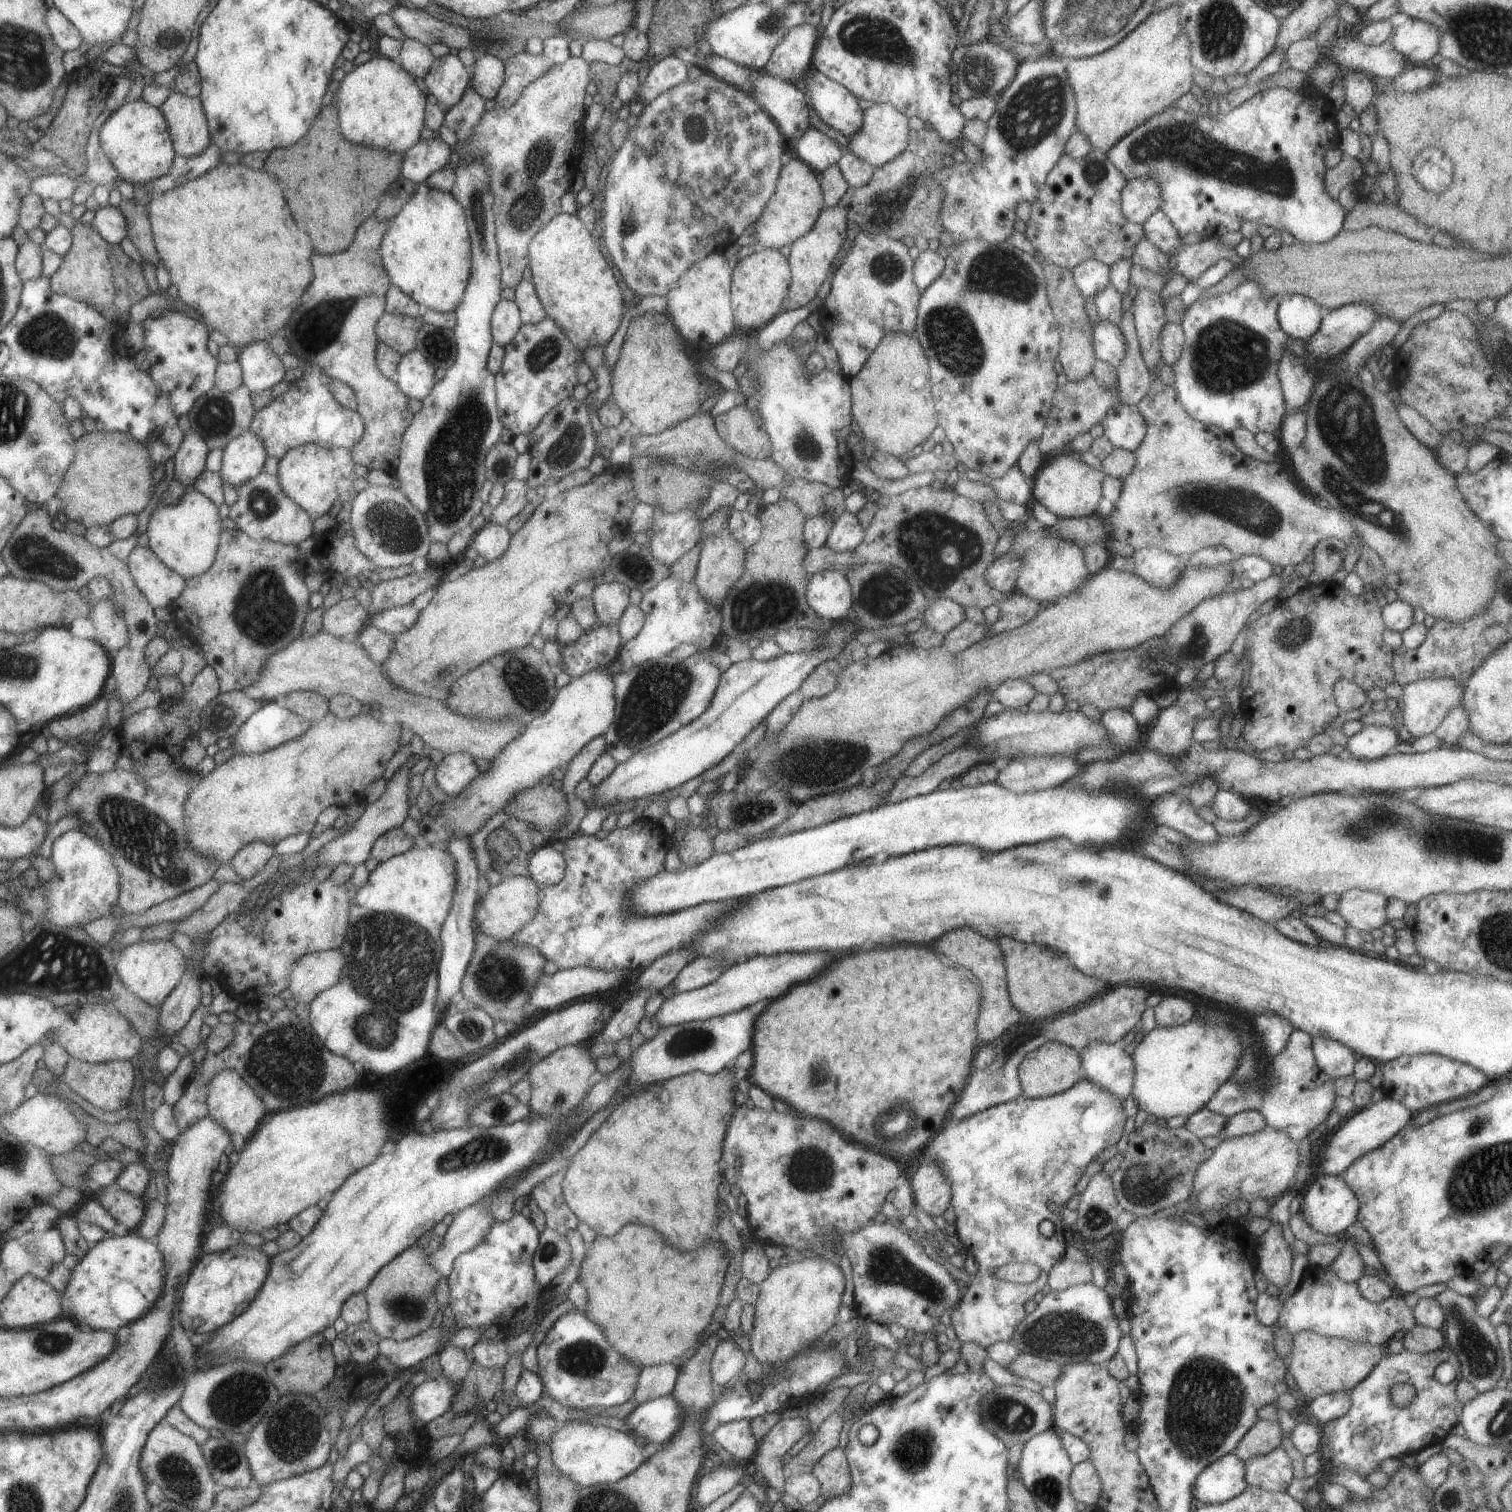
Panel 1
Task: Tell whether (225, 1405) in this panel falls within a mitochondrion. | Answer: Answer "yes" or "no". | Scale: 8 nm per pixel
yes

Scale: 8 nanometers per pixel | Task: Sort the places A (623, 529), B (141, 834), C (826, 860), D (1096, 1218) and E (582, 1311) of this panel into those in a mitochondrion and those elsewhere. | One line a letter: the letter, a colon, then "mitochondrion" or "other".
A: other
B: mitochondrion
C: other
D: mitochondrion
E: other

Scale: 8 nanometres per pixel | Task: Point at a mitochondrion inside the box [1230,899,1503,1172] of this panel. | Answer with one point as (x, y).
(1477, 1126)

